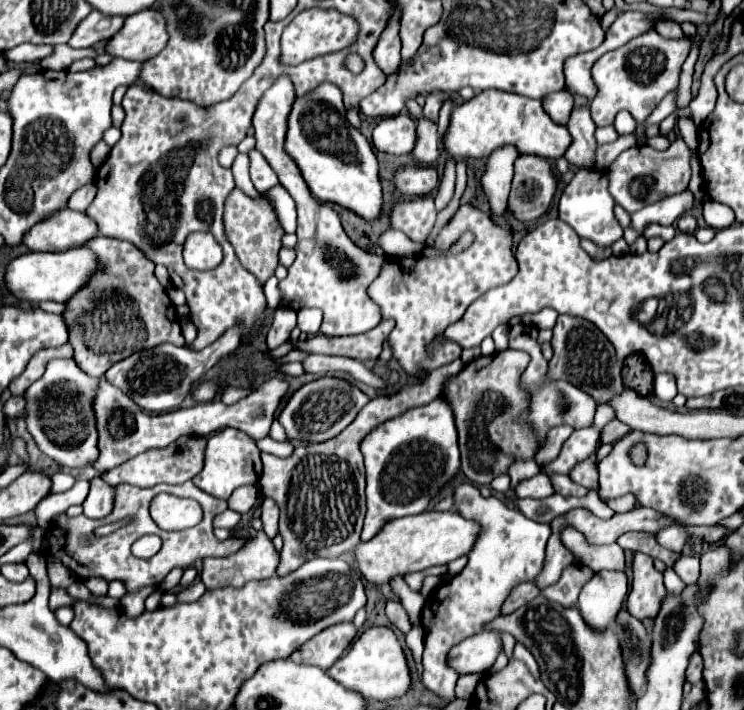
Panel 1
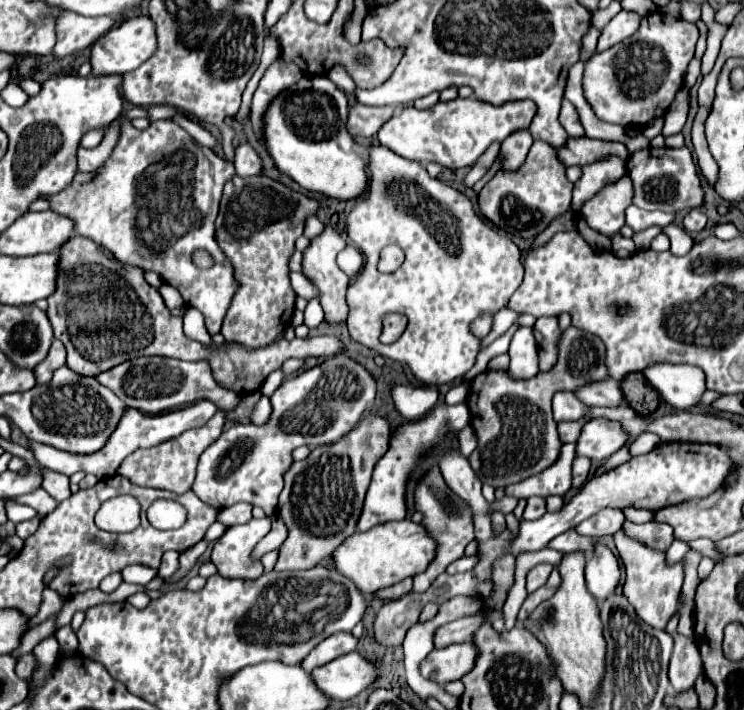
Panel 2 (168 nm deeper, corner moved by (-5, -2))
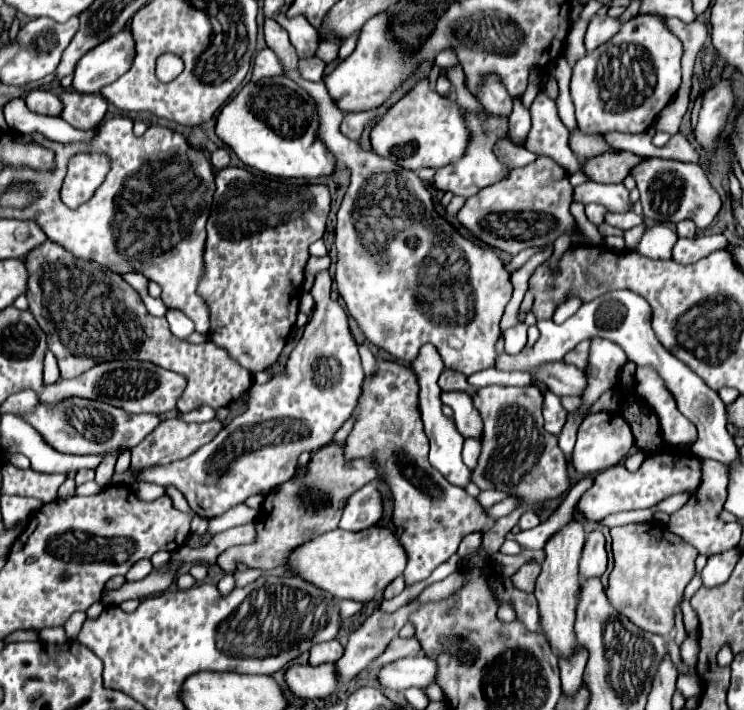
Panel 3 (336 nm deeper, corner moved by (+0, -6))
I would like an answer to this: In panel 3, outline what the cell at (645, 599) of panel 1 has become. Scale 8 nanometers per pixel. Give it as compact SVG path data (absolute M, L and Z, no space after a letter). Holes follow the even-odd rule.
M630 523L614 527L612 553L614 569L610 573L610 585L606 589L608 601L614 609L626 615L634 625L656 635L670 635L674 629L676 607L684 597L684 587L694 577L696 549L688 547L680 537L672 535L662 523Z

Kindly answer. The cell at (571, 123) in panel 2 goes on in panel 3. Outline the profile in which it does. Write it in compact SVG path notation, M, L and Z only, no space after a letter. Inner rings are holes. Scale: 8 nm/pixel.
M578 127L576 131L570 131L570 147L580 161L592 155L600 155L604 151L614 151L600 135L584 135Z

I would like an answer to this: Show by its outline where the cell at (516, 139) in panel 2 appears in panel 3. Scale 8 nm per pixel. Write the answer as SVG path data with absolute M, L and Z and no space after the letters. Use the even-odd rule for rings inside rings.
M514 99L514 111L508 117L508 133L510 133L510 141L514 145L522 145L526 135L530 131L530 113L528 109L520 103L520 99Z

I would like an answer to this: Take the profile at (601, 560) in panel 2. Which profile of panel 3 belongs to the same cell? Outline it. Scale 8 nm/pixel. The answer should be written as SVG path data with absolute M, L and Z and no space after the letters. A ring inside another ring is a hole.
M600 531L588 533L586 545L580 557L580 577L582 579L602 577L606 569L608 569L608 557L604 547L604 535Z

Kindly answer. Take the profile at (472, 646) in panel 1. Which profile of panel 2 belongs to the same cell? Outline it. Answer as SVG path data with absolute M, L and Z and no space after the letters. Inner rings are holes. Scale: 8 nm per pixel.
M455 643L445 649L433 649L425 661L419 665L419 671L425 679L431 679L439 685L461 679L467 671L473 669L477 649L471 643Z

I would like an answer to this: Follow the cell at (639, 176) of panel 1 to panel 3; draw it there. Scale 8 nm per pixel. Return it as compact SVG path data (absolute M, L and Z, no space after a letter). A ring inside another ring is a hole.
M650 157L638 163L630 175L640 191L642 213L658 223L678 223L682 219L692 219L698 229L706 229L720 211L720 197L712 189L704 171L694 163L682 163L674 159Z

